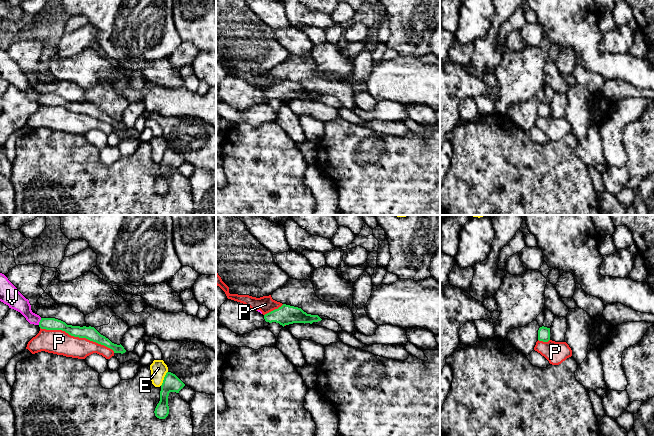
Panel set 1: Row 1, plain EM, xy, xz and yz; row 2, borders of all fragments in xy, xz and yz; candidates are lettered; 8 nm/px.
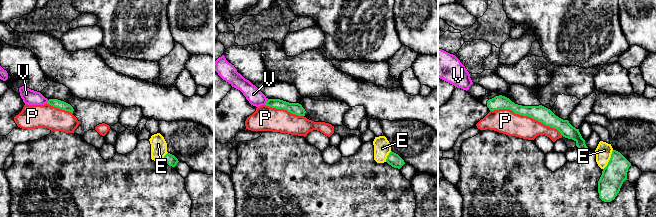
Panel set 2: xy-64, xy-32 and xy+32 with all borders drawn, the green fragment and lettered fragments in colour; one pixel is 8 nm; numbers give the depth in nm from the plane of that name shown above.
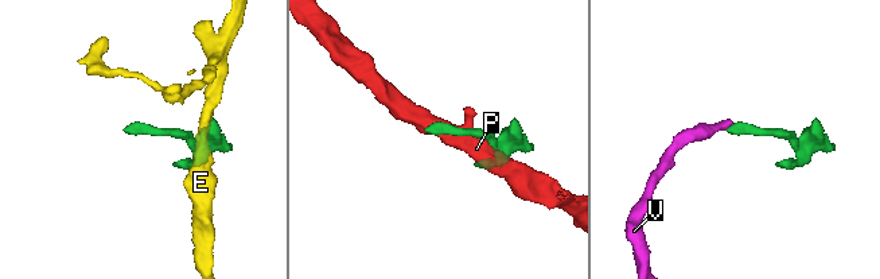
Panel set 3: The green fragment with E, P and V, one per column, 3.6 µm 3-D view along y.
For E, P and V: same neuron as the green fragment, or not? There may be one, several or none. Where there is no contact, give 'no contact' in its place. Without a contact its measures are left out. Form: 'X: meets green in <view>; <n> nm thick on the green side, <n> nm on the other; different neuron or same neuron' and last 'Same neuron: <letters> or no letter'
E: meets green in xy; 140 nm thick on the green side, 130 nm on the other; different neuron
P: meets green in xy; 110 nm thick on the green side, 200 nm on the other; different neuron
V: meets green in xy; 100 nm thick on the green side, 140 nm on the other; different neuron
Same neuron: no letter

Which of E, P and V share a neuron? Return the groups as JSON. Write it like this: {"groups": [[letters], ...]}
{"groups": [["E"], ["P"], ["V"]]}

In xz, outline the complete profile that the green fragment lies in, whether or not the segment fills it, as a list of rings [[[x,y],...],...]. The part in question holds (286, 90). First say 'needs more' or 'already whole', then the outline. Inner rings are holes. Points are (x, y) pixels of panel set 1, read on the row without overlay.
already whole; [[[283,80],[278,85],[275,85],[264,91],[266,98],[276,98],[282,101],[293,99],[310,99],[321,97],[318,91],[311,91],[304,88],[301,84]]]

